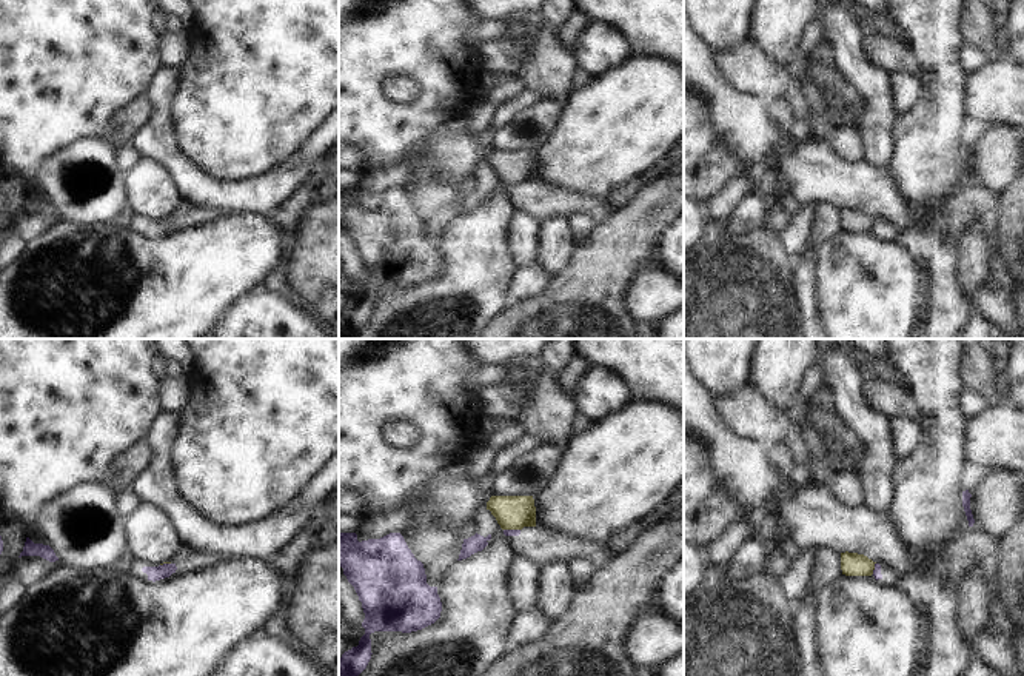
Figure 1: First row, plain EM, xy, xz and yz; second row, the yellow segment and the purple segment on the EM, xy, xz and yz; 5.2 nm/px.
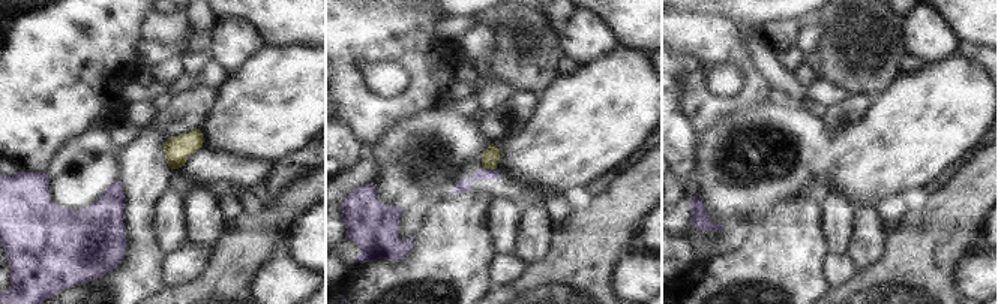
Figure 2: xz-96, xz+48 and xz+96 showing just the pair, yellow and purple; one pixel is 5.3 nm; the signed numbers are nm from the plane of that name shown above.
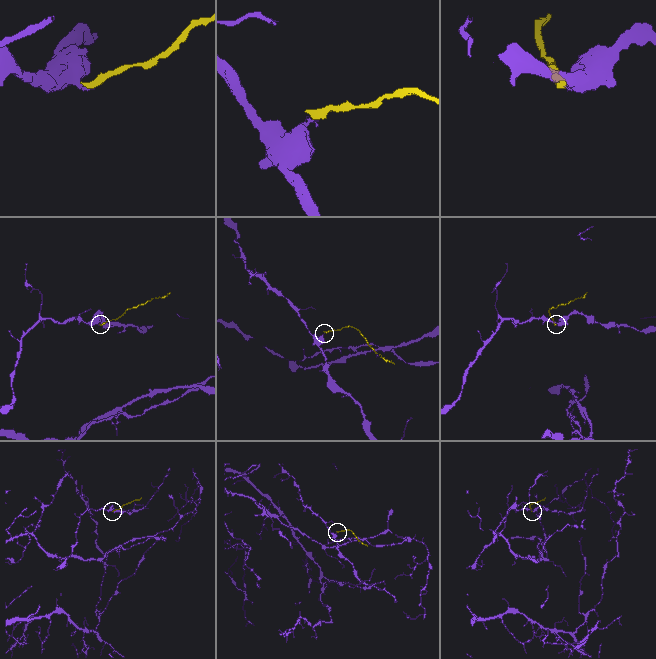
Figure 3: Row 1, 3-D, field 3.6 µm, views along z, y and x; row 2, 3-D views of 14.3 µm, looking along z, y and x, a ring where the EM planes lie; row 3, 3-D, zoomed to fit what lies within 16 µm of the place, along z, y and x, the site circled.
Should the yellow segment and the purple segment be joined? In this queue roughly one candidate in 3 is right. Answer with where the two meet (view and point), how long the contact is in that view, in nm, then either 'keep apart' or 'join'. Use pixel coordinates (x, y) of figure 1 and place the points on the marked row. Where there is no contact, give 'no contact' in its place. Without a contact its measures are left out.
xz (512, 528) | 90 nm | keep apart

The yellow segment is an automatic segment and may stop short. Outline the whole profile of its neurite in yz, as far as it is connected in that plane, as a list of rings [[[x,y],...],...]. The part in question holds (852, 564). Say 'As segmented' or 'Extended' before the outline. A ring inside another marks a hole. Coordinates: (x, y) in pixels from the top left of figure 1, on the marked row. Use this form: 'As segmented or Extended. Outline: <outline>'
As segmented. Outline: [[[841,553],[841,570],[845,576],[872,576],[875,564],[864,554],[858,553]]]

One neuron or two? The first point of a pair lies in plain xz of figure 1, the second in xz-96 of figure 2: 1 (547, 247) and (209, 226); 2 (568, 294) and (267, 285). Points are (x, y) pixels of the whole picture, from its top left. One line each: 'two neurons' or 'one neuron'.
1: one neuron
2: two neurons

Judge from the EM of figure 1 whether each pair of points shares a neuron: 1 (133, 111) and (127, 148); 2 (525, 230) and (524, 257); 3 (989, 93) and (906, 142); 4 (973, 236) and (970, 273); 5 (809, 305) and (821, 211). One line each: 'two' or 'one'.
1: two
2: one
3: two
4: one
5: one

